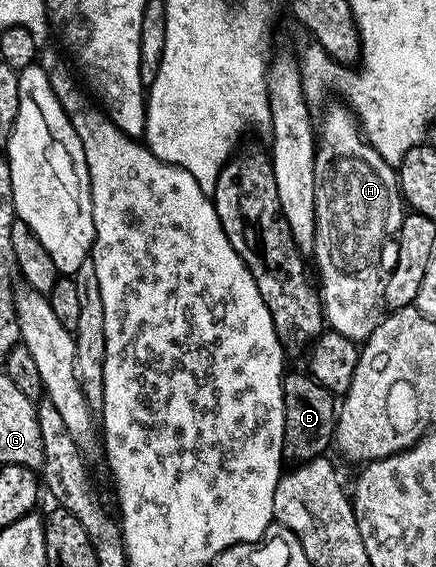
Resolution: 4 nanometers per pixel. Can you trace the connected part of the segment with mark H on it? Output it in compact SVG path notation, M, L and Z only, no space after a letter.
M337 103L332 105L324 113L324 122L318 125L318 144L316 147L316 158L314 159L314 207L316 208L316 243L313 249L314 258L316 257L316 265L314 267L320 271L318 273L318 292L321 301L324 302L324 319L327 328L334 333L346 335L346 339L363 343L368 340L368 336L374 331L374 327L378 327L378 323L382 320L382 312L385 308L384 304L384 282L386 280L386 261L384 265L384 252L389 252L390 246L395 238L400 235L400 228L406 216L405 206L402 204L400 196L400 182L398 173L393 166L386 163L386 159L382 159L382 155L378 155L378 151L374 151L374 147L370 147L364 139L364 134L360 132L360 126L351 109L343 104Z

